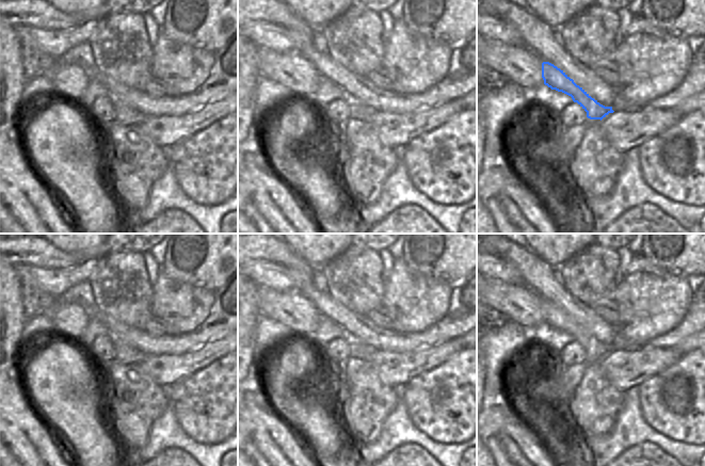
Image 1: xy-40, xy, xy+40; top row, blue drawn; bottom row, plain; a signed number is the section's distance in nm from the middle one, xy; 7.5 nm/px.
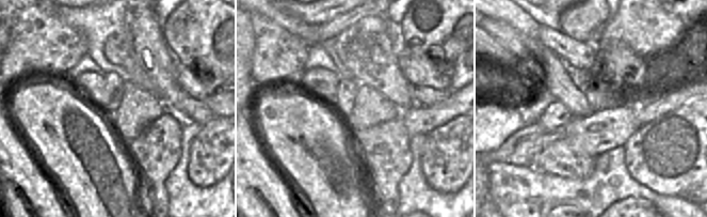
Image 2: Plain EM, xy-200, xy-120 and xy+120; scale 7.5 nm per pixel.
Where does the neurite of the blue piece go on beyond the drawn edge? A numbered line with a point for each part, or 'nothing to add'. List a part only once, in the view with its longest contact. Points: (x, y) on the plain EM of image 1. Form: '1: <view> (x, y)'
nothing to add.

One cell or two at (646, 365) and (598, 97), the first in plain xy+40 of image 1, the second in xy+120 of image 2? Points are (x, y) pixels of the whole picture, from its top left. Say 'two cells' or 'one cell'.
two cells

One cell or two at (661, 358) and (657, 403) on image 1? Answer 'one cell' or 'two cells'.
two cells

